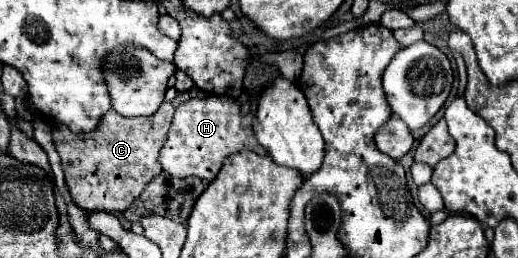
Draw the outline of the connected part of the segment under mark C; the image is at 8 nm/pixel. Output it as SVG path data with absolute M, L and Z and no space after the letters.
M163 101L151 117L123 117L111 109L91 133L73 133L61 123L55 123L53 143L61 155L73 201L87 211L125 211L147 183L161 173L157 157L167 139L173 113L175 107L169 101Z

